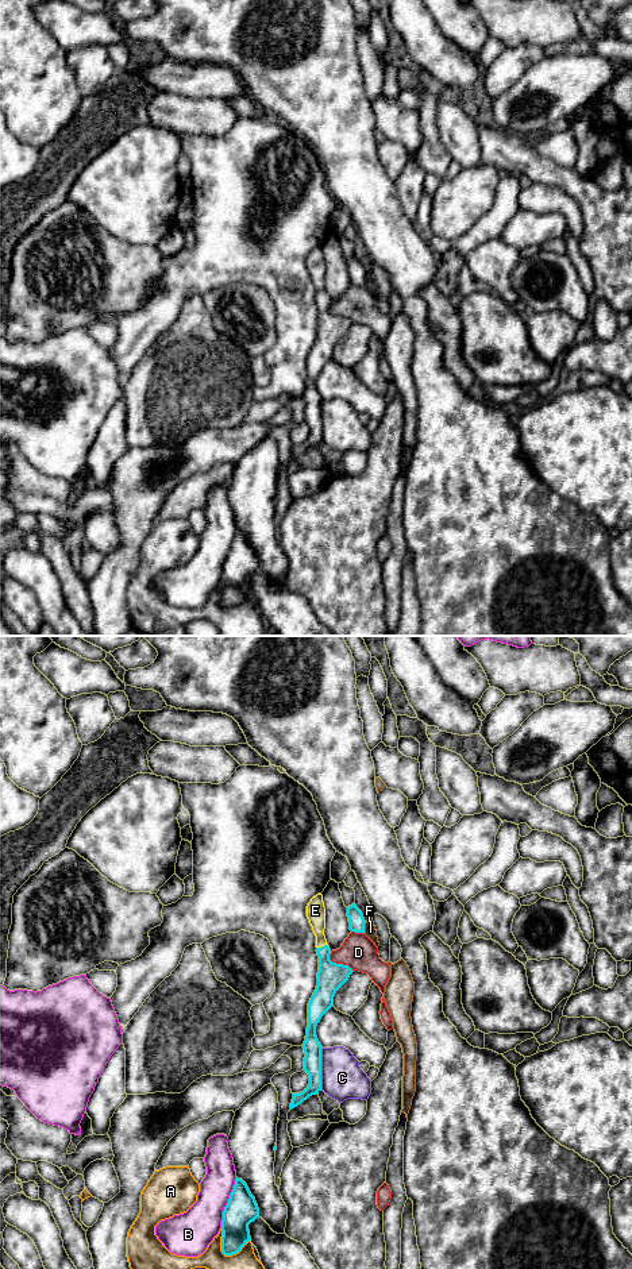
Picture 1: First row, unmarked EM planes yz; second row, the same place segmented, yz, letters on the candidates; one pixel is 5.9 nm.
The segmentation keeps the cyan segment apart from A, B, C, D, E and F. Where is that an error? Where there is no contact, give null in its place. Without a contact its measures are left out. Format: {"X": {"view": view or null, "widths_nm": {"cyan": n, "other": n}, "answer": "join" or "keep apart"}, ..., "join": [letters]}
{"A": {"view": "yz", "widths_nm": {"cyan": 170, "other": 130}, "answer": "keep apart"}, "B": {"view": "yz", "widths_nm": {"cyan": 190, "other": 240}, "answer": "keep apart"}, "C": {"view": "yz", "widths_nm": {"cyan": 110, "other": 260}, "answer": "keep apart"}, "D": {"view": "yz", "widths_nm": {"cyan": 170, "other": 200}, "answer": "keep apart"}, "E": {"view": "yz", "widths_nm": {"cyan": 170, "other": 110}, "answer": "join"}, "F": {"view": "yz", "widths_nm": {"cyan": 100, "other": 70}, "answer": "keep apart"}, "join": ["E"]}

